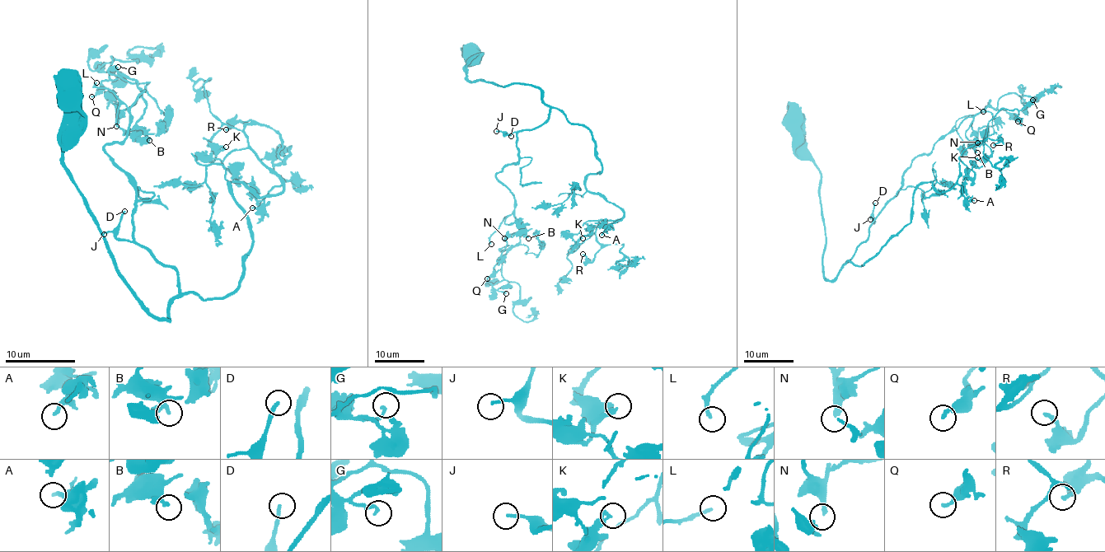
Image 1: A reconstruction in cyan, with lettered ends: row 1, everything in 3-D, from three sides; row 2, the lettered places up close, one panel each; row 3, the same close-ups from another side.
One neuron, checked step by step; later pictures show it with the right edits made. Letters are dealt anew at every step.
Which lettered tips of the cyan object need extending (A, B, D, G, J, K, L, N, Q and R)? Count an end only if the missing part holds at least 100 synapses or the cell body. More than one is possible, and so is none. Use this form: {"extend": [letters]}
{"extend": ["D", "J"]}

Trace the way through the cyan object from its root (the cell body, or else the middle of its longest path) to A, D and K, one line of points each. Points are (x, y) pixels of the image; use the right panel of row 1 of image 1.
A: (793, 121), (821, 175), (829, 280), (910, 222), (920, 184), (958, 184), (974, 200)
D: (793, 121), (803, 131), (804, 155), (821, 175), (826, 278), (868, 238), (875, 203)
K: (793, 121), (821, 175), (829, 280), (910, 222), (920, 184), (947, 192), (959, 158), (971, 170), (977, 157)

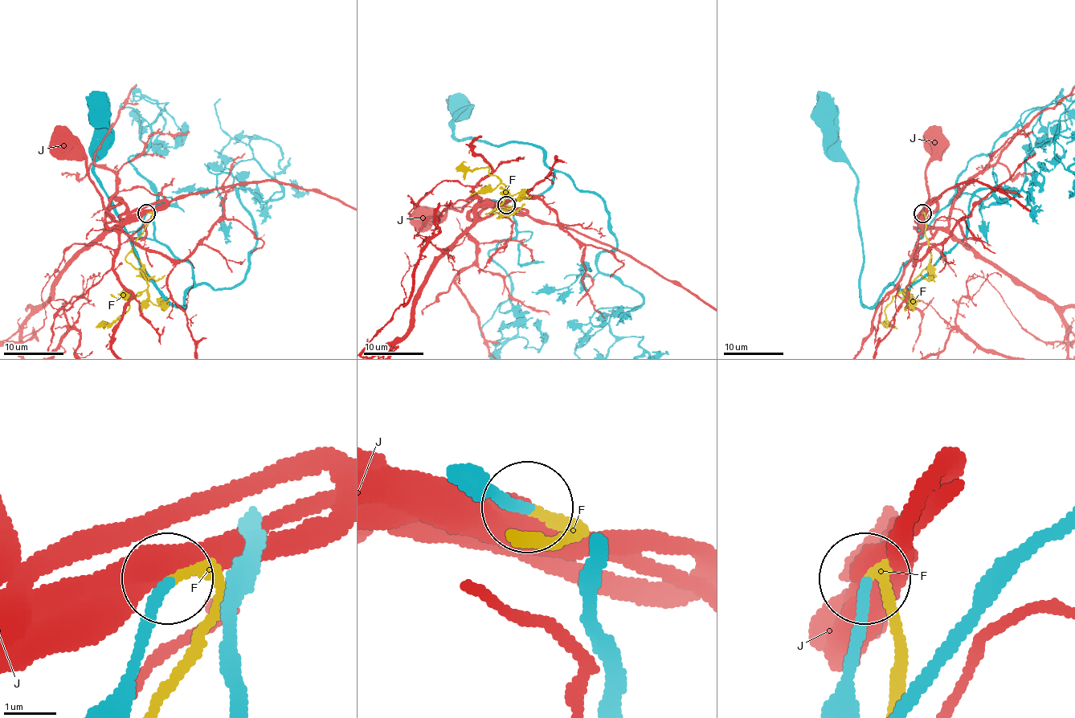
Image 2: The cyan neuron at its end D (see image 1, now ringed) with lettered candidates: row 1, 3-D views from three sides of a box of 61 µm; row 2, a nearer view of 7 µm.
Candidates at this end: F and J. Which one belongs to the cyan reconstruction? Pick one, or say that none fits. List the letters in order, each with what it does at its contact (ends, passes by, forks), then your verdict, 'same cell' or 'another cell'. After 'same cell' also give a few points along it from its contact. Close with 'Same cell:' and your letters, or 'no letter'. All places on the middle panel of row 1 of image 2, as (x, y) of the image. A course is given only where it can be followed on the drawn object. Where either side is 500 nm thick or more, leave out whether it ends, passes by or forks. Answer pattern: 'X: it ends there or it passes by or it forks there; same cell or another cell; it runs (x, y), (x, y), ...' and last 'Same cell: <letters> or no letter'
F: it ends there; same cell; it runs (506, 204), (511, 207), (485, 213), (504, 201), (508, 189), (490, 174), (487, 167), (469, 169), (455, 167)
J: another cell
Same cell: F

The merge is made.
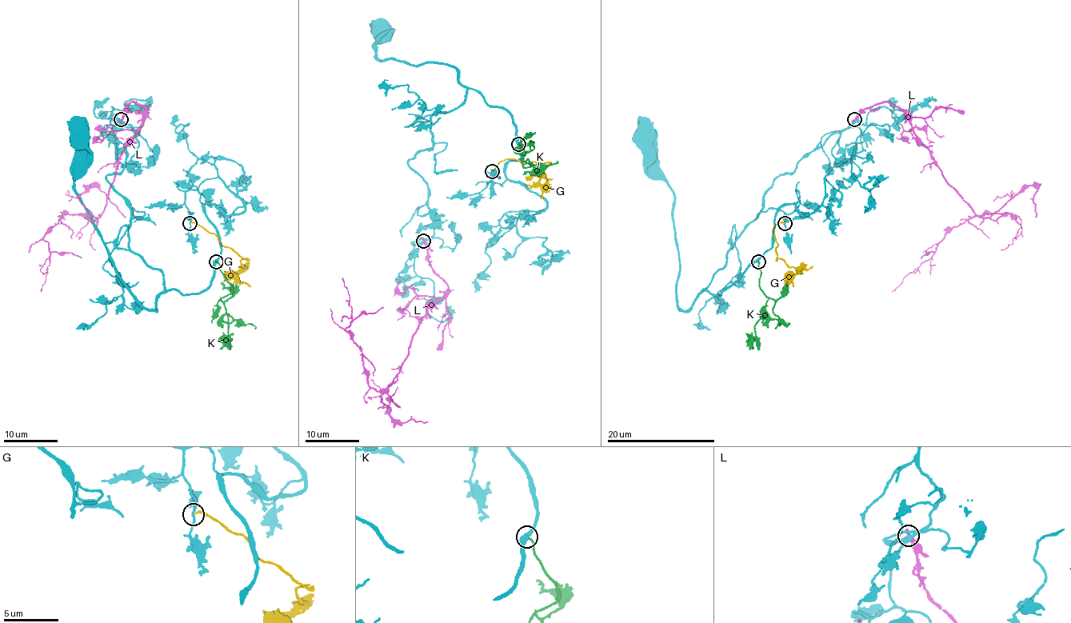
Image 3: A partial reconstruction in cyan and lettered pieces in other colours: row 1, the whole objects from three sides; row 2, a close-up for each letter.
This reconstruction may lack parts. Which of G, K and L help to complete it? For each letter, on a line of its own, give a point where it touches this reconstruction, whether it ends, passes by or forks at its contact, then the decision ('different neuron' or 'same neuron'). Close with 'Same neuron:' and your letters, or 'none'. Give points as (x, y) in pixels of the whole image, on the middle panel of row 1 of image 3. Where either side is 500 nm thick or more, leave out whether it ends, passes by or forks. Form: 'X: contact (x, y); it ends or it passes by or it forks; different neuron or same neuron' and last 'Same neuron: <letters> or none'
G: contact (492, 171); it ends; different neuron
K: contact (518, 144); it ends; same neuron
L: contact (423, 241); it ends; different neuron
Same neuron: K

